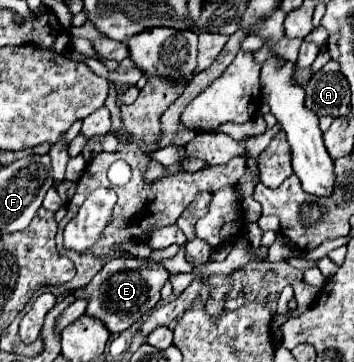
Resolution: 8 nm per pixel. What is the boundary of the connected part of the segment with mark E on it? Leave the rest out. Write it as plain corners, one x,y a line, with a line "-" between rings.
115,258
105,264
89,286
75,290
75,298
85,298
89,302
87,314
105,322
111,334
119,334
135,324
143,314
155,308
159,302
159,290
169,280
169,272
153,260
135,260
135,258

